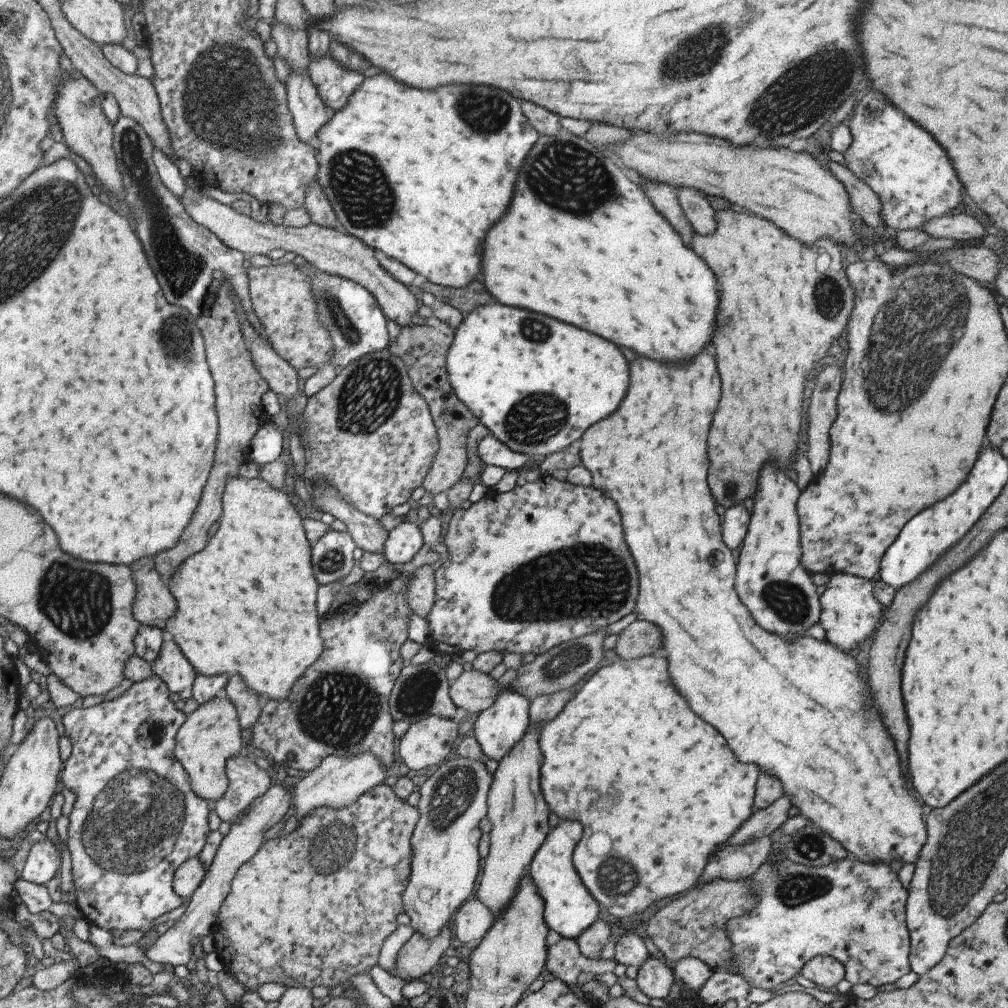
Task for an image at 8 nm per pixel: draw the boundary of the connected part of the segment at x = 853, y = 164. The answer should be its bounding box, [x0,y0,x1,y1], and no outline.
[842,92,961,232]

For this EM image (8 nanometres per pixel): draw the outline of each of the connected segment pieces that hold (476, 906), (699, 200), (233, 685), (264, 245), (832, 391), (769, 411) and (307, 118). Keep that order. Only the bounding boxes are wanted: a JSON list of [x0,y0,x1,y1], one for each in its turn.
[[453,897,492,944],[675,186,713,234],[223,675,263,732],[179,187,418,328],[807,366,841,474],[691,210,853,508],[285,71,334,150]]

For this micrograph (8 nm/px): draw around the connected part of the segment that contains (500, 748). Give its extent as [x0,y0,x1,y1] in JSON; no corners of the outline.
[473,669,530,761]

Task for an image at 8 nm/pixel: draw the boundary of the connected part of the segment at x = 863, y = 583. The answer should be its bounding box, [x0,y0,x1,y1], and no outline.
[818,573,883,650]

